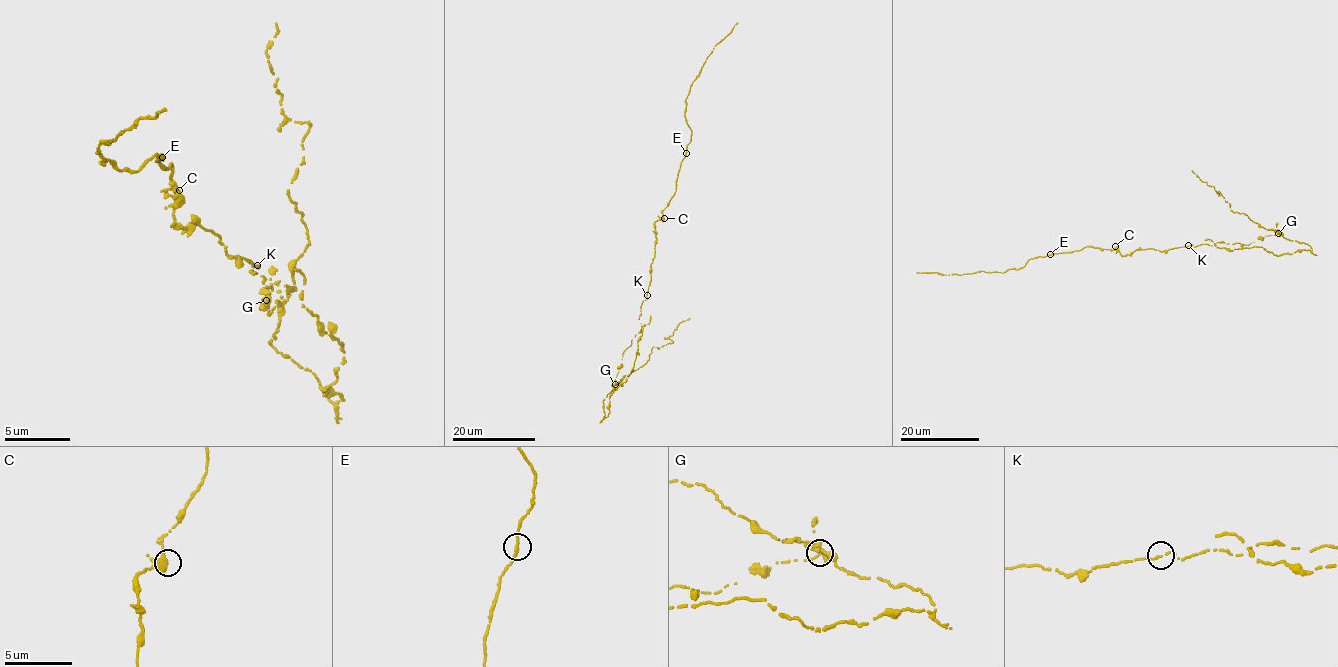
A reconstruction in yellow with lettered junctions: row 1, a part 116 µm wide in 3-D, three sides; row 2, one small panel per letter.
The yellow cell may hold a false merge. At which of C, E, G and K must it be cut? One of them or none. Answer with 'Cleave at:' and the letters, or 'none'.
Cleave at: G

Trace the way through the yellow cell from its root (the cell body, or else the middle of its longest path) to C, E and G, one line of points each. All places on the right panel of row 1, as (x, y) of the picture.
C: (1188, 245), (1160, 251), (1138, 249), (1122, 256), (1115, 246)
E: (1188, 245), (1160, 251), (1138, 249), (1122, 256), (1114, 249), (1087, 246), (1050, 254)
G: (1188, 245), (1211, 246), (1220, 242), (1248, 245), (1278, 233)

